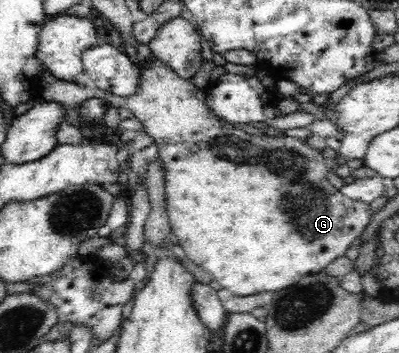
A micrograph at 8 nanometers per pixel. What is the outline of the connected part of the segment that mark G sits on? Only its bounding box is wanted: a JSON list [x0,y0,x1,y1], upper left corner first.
[82,42,372,296]

